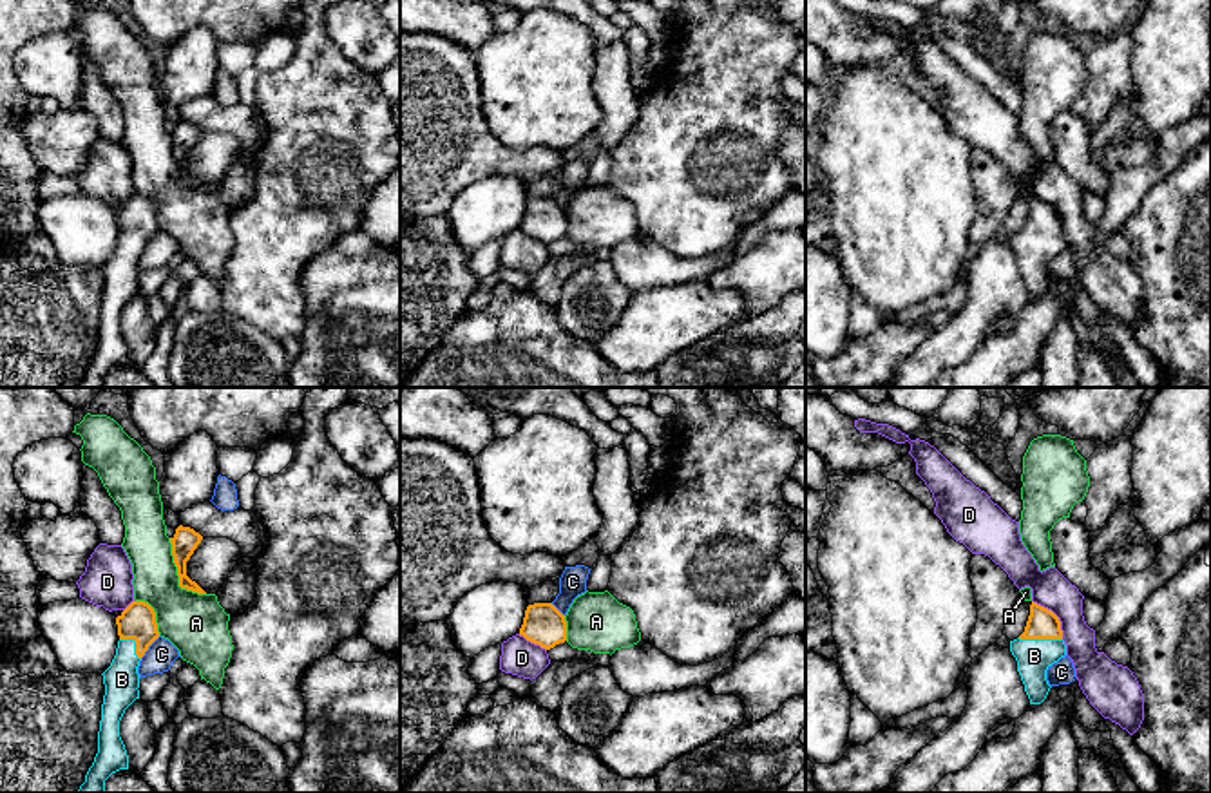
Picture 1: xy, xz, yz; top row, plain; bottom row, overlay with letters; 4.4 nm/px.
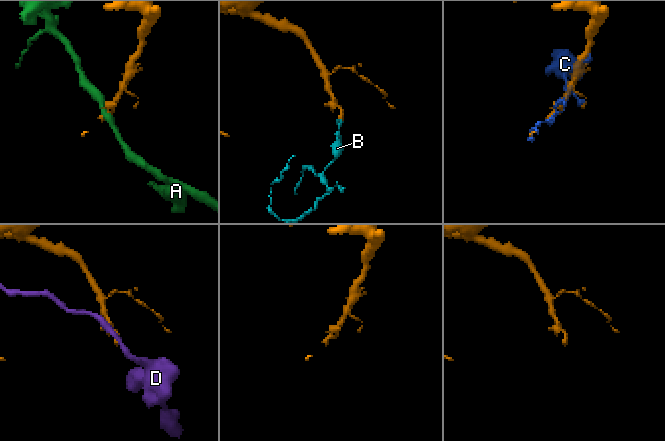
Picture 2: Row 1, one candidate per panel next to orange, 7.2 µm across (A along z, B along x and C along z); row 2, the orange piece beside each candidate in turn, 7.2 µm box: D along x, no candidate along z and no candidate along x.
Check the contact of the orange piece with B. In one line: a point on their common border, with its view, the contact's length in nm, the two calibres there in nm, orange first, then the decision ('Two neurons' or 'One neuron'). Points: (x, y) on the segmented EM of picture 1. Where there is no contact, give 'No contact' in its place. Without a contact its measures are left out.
Touches orange at yz (1039, 638). Shared border 200 nm. Thickness 140 nm (orange) against 160 nm. One neuron

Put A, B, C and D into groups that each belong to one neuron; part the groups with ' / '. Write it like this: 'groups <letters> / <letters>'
groups A / B / C / D

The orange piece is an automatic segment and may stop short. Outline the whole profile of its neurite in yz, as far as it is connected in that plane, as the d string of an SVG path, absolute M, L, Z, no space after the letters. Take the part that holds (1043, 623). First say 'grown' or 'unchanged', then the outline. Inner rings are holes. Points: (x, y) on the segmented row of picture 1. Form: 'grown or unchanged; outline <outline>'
grown; outline M1032 601L1025 632L1010 641L1010 652L1017 661L1030 704L1041 704L1052 688L1046 670L1066 655L1059 617Z

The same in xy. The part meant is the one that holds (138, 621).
grown; outline M132 601L118 617L118 648L101 674L105 695L98 731L98 753L76 793L105 793L105 780L129 769L129 755L119 737L125 710L139 699L138 666L148 646L159 637L156 612L145 601Z

